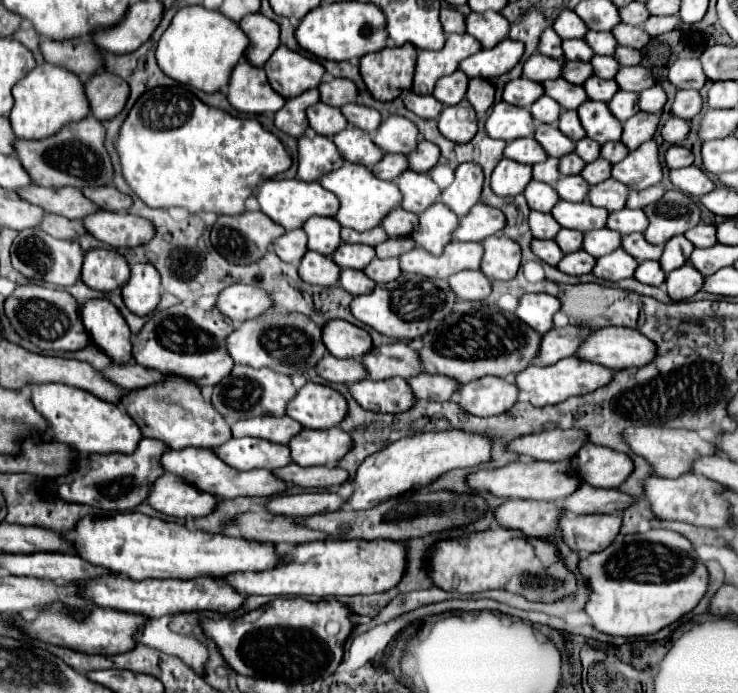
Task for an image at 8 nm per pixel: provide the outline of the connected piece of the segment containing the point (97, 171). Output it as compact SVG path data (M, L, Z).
M84 117L82 121L74 121L64 125L64 129L60 129L58 133L46 137L46 139L14 139L14 151L16 157L20 159L22 167L26 169L26 173L30 175L30 179L36 185L44 185L44 187L88 187L88 185L108 185L112 181L112 165L110 165L110 157L104 149L104 125L94 119L94 117Z

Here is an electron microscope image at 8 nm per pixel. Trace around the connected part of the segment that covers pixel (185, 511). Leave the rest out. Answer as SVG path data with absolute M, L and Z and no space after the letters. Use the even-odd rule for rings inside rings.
M164 473L152 483L146 503L170 517L204 517L216 507L218 497L172 477L172 473Z

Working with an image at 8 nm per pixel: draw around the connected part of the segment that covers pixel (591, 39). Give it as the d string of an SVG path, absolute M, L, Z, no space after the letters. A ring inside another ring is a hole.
M588 31L588 35L584 37L584 41L598 55L612 55L614 47L618 45L616 39L612 37L612 33L608 33L608 31Z

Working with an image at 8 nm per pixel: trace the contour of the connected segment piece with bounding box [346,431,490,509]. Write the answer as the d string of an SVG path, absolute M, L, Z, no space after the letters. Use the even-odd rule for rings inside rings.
M442 431L442 433L418 433L412 437L404 437L400 441L394 441L380 453L374 453L364 459L364 463L358 467L358 471L354 475L356 489L348 497L346 505L350 505L352 509L370 509L372 505L380 505L380 503L388 501L390 497L418 489L450 469L468 469L468 467L480 465L488 459L490 459L490 439L484 435L474 435L474 433L464 433L464 431Z

